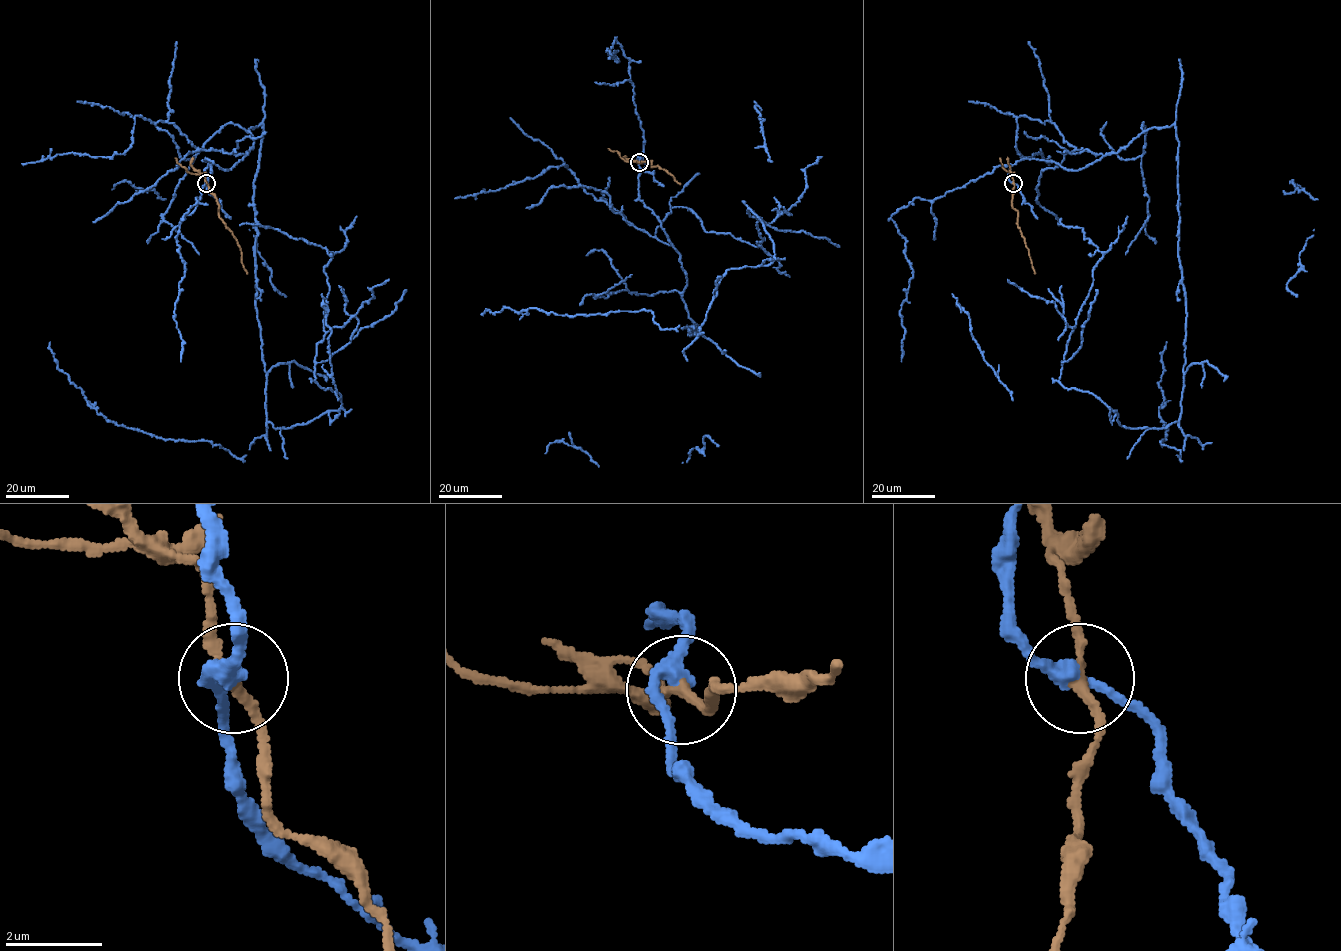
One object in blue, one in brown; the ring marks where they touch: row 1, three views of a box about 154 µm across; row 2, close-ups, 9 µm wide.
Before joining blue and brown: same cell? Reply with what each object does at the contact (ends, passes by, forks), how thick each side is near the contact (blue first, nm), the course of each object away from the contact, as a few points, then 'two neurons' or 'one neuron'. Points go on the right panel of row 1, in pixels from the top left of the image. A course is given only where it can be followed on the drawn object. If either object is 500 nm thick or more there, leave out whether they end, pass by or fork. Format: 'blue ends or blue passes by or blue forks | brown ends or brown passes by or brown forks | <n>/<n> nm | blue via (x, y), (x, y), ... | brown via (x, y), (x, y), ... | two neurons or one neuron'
blue passes by | brown passes by | 280/200 nm | blue via (1013, 182), (1022, 159), (1080, 170), (1174, 125), (1178, 421), (1125, 428), (1059, 381), (1102, 254), (1059, 225) | brown via (1013, 182), (1011, 205), (1017, 211), (1018, 227), (1035, 273) | two neurons

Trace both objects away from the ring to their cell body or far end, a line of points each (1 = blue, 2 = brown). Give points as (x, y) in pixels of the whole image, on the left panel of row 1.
1: (207, 182), (262, 125), (266, 419), (306, 424), (341, 405), (315, 381), (332, 254), (239, 225)
2: (207, 182), (215, 197), (218, 214), (236, 239), (247, 273)

